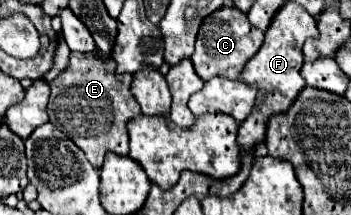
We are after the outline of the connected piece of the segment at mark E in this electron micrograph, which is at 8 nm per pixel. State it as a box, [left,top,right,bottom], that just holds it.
[48,53,140,169]

